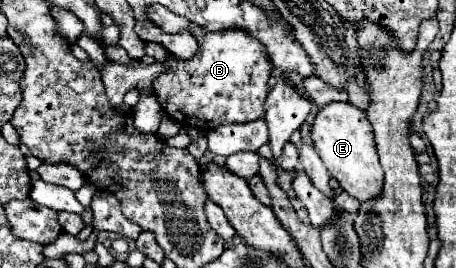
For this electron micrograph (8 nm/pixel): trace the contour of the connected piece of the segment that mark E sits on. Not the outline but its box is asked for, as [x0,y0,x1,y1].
[310,102,384,200]

